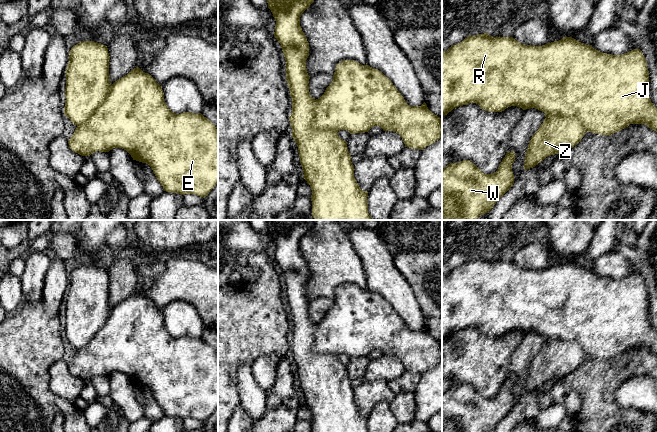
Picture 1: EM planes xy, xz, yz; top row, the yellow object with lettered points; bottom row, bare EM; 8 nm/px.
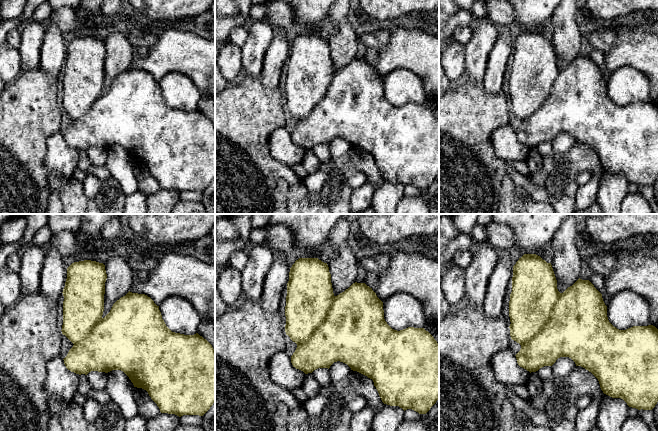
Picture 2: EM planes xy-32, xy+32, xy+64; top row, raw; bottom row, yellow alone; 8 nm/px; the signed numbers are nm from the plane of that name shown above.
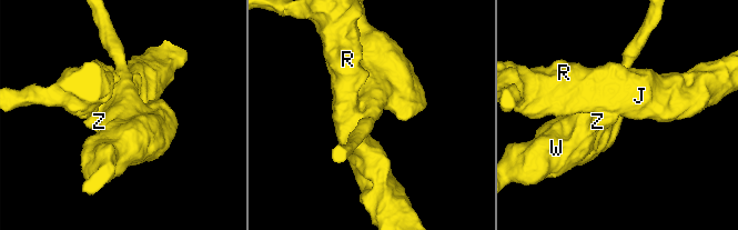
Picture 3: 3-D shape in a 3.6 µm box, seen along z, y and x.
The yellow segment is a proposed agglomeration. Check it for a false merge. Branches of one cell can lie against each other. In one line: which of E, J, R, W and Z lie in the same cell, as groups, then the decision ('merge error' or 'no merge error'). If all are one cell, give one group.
E J R W Z | no merge error

